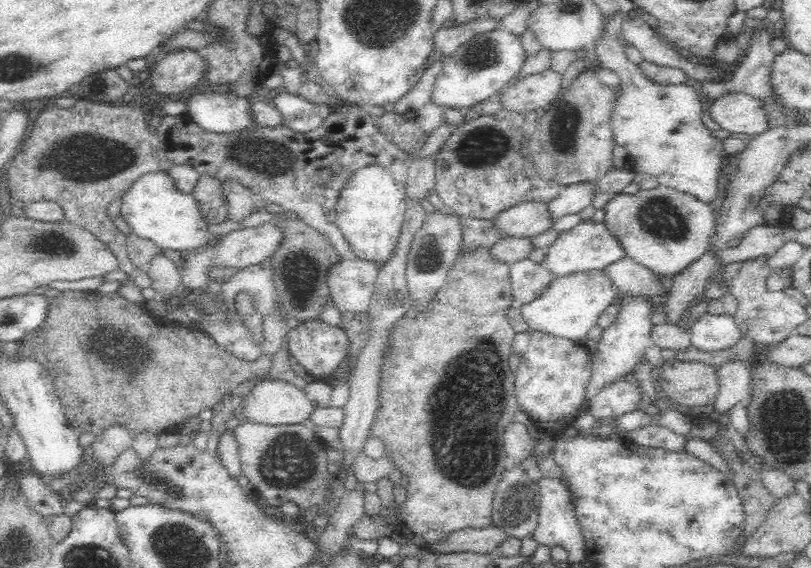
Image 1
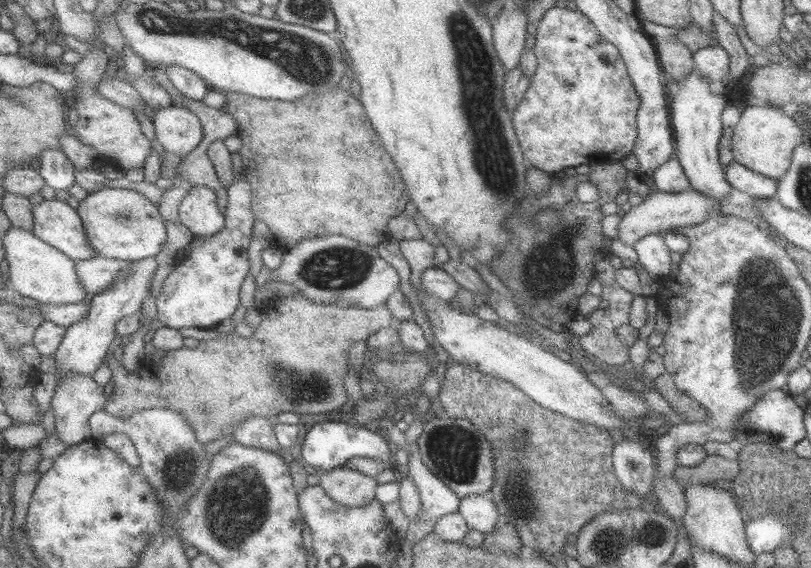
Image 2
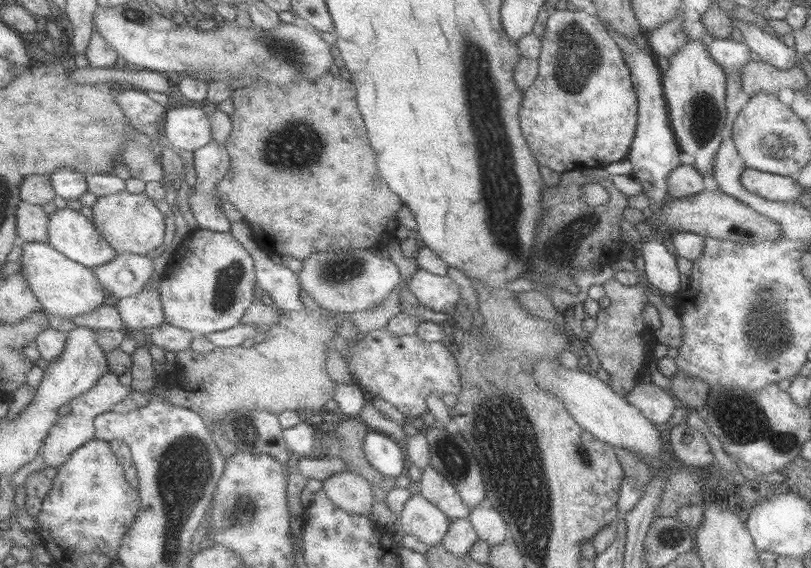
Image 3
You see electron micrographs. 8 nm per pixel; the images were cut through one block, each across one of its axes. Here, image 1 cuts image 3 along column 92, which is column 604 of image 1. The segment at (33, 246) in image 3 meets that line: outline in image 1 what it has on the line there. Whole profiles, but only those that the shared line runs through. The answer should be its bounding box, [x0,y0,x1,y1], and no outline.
[521,268,623,342]

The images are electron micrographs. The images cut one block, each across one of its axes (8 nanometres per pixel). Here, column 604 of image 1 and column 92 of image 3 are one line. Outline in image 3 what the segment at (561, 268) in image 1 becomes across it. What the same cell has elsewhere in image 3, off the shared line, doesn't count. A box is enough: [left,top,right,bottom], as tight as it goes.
[50,207,120,268]

